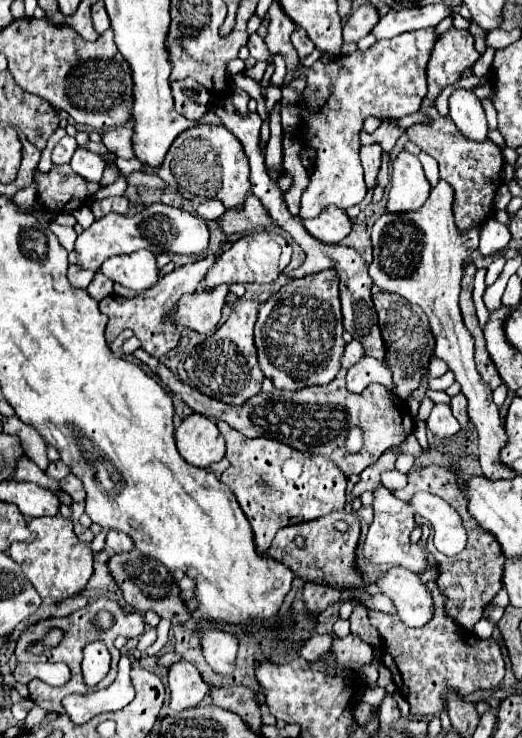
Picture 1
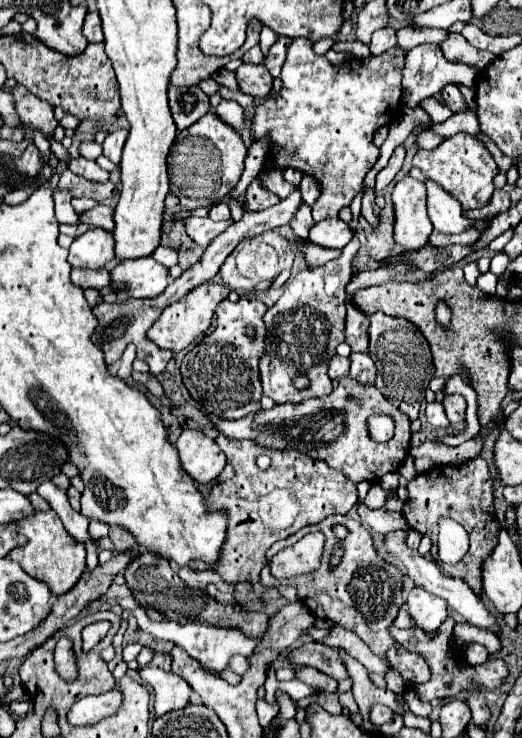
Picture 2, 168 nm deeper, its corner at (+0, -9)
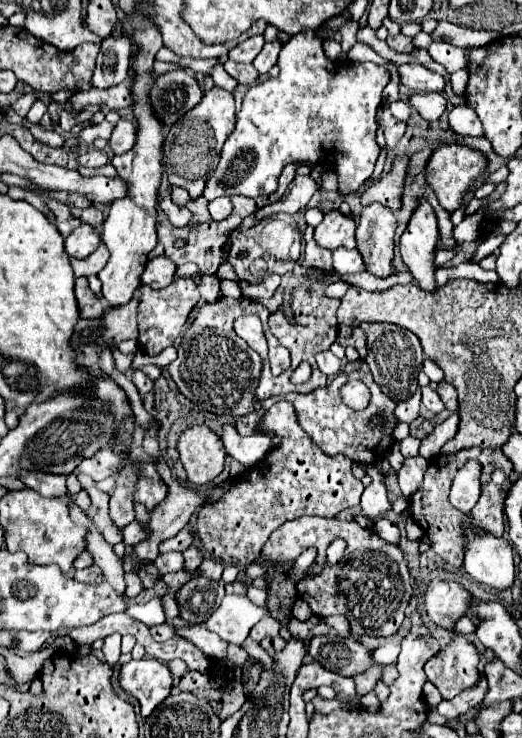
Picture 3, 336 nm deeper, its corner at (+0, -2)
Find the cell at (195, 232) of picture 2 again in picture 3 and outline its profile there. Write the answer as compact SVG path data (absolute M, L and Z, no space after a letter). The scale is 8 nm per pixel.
M169 194L161 200L161 204L159 204L159 206L163 208L163 212L167 214L167 218L171 220L171 224L173 224L173 226L177 226L177 228L191 226L191 222L193 222L191 212L189 212L185 206L177 206L177 204L173 204Z

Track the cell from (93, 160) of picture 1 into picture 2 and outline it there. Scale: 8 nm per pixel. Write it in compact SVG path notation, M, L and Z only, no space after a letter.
M83 157L73 159L69 163L69 171L75 173L75 175L81 175L81 177L87 177L89 181L97 181L97 183L109 181L109 173L105 169L101 169L95 161L89 161L89 159L83 159Z

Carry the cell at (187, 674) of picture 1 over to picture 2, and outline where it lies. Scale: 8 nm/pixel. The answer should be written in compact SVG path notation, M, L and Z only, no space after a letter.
M141 667L139 675L153 689L153 709L157 717L173 709L183 709L189 703L191 687L173 671L163 671L159 667Z

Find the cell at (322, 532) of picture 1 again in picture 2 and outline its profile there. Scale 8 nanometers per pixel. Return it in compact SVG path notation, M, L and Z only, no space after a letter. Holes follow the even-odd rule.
M331 515L331 517L323 519L321 523L303 527L297 533L293 533L291 537L287 537L283 541L277 541L265 553L267 563L271 561L271 557L275 553L279 553L281 549L297 543L301 537L305 537L307 533L313 533L313 531L325 533L325 549L323 549L323 555L321 555L321 567L317 571L293 577L293 579L275 579L271 575L271 571L269 571L269 565L265 565L261 569L261 583L265 587L279 587L283 583L295 583L297 589L299 589L299 597L301 597L303 605L309 607L313 617L325 619L325 621L333 621L333 623L337 623L341 627L351 629L353 633L357 633L365 641L365 645L375 655L385 659L387 649L395 643L393 637L389 637L389 627L393 625L401 605L405 603L403 597L401 597L401 587L403 587L403 573L401 573L401 569L397 569L393 563L383 561L377 555L377 549L373 547L371 533L361 523L357 523L357 521L353 521L353 519L345 517L345 515ZM335 525L347 527L349 537L345 537L343 541L337 541L337 537L333 535L333 527ZM337 545L341 545L345 549L345 555L343 555L339 567L329 571L329 555L331 555L331 549L337 547Z

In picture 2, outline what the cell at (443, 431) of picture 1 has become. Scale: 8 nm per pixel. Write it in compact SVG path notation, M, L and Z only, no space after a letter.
M439 401L427 403L425 413L427 413L427 419L429 419L429 423L431 423L433 427L447 427L447 425L449 425L449 419L447 419L447 415L445 415L445 409L443 409L443 405L441 405Z

